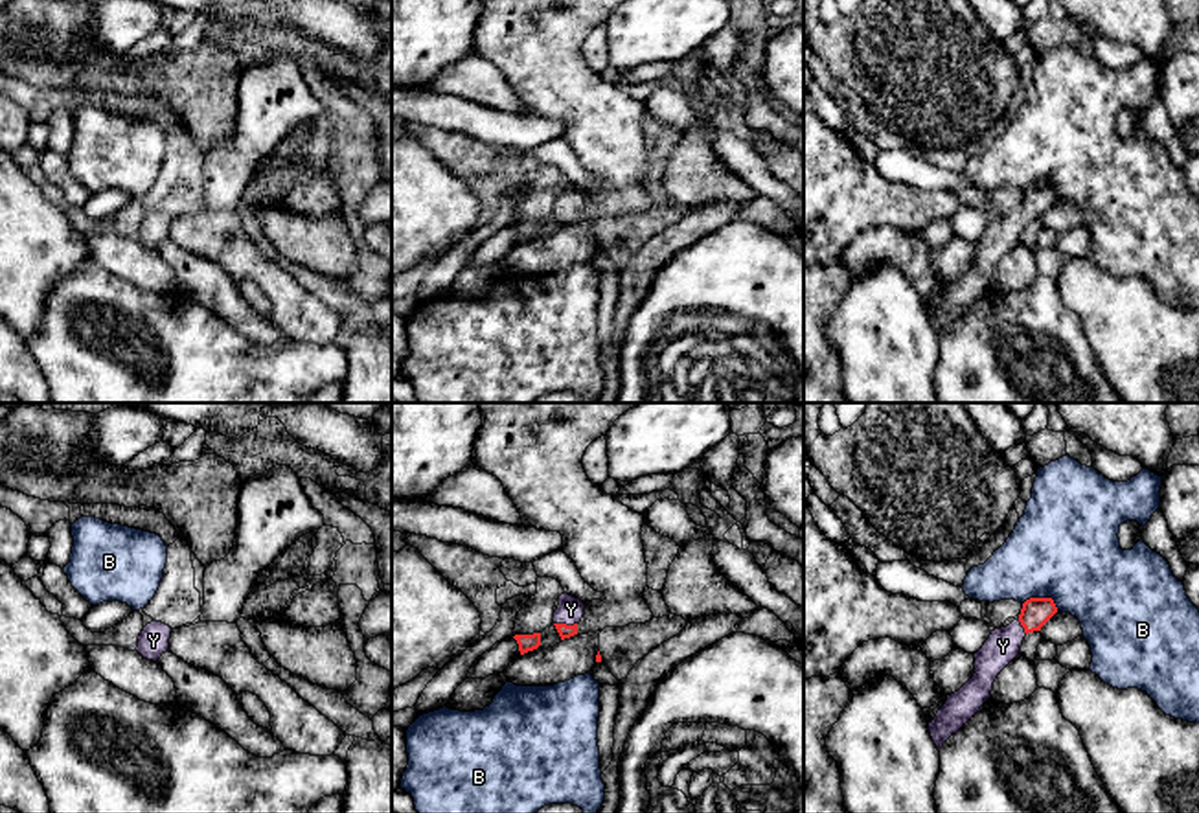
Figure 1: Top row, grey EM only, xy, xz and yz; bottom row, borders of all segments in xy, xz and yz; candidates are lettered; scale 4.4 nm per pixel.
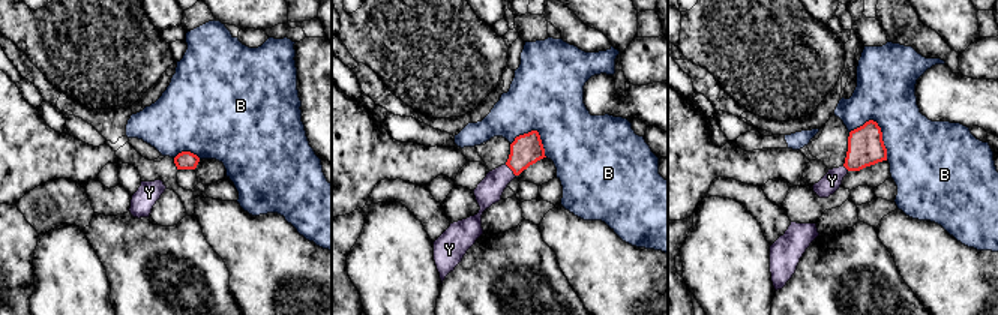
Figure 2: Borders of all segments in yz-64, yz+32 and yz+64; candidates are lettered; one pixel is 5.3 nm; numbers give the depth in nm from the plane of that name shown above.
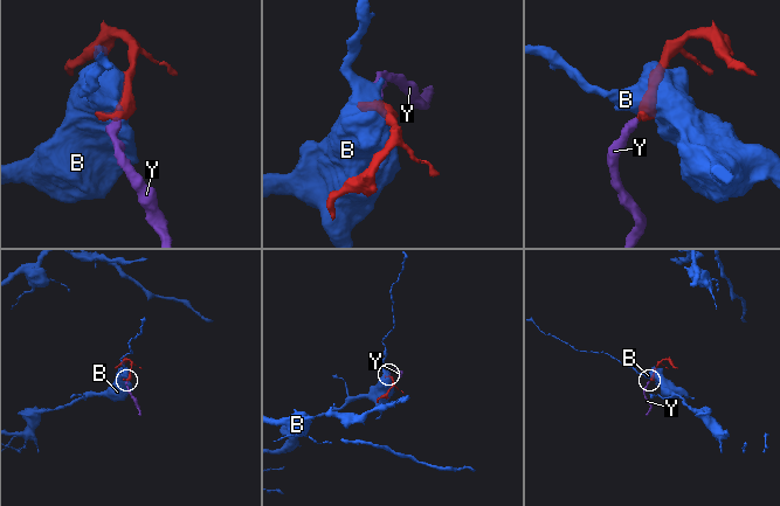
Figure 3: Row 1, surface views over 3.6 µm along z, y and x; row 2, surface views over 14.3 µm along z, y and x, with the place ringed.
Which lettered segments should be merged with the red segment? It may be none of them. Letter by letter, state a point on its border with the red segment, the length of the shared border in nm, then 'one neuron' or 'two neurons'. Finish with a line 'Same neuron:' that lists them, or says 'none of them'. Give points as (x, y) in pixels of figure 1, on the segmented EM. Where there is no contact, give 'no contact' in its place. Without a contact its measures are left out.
B: contact yz (1043, 598); length 160 nm; two neurons
Y: contact xz (565, 624); length 100 nm; one neuron
Same neuron: Y

